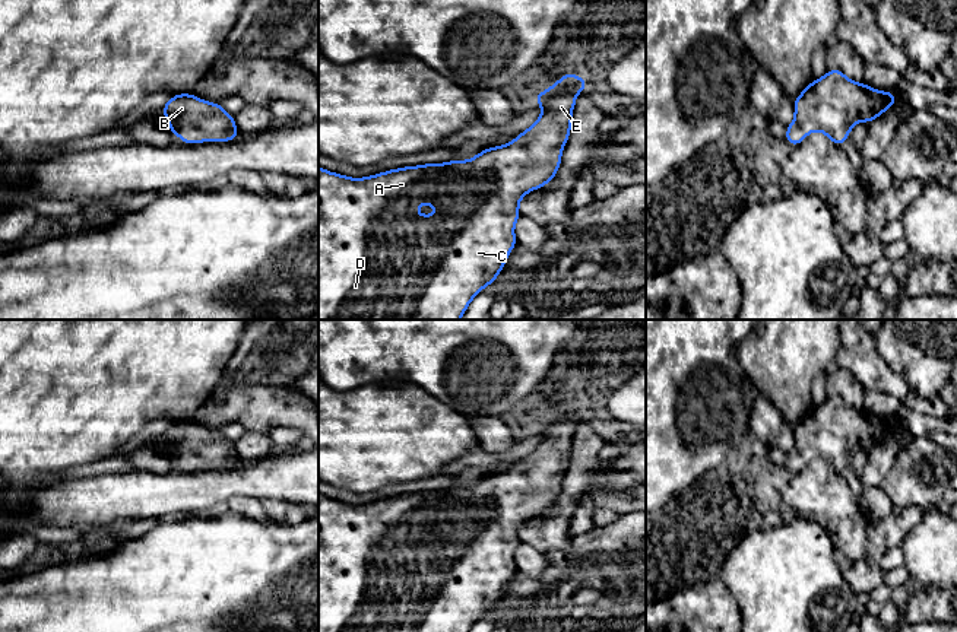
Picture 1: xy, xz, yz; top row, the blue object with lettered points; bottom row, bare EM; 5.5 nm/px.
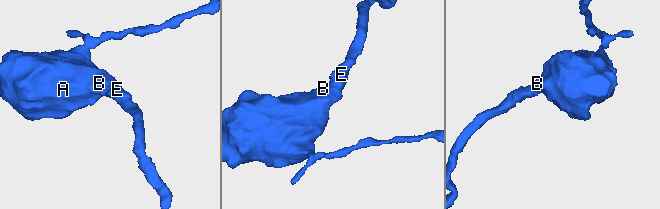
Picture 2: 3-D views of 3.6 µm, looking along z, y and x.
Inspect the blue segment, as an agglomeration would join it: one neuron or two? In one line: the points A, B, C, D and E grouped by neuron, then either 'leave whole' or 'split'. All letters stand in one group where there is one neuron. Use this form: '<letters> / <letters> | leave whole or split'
A B C D E | leave whole

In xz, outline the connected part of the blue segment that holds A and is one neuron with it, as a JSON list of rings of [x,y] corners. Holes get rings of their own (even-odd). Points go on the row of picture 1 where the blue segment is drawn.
[[[567,72],[560,80],[557,80],[549,89],[541,90],[533,101],[542,107],[541,117],[523,133],[516,136],[513,142],[503,146],[488,147],[479,152],[476,156],[469,161],[449,161],[444,163],[424,163],[416,166],[405,166],[396,168],[386,172],[380,172],[375,175],[364,177],[364,178],[349,178],[346,175],[340,175],[336,172],[326,171],[319,166],[319,320],[460,320],[465,311],[468,309],[472,299],[488,285],[492,285],[498,276],[498,273],[506,267],[506,261],[510,255],[510,251],[517,245],[517,239],[514,236],[514,225],[520,217],[519,203],[525,194],[545,187],[554,177],[557,175],[561,165],[563,147],[568,142],[570,130],[571,130],[571,115],[576,105],[576,98],[580,92],[583,92],[587,86],[587,79],[579,77],[571,72]],[[421,204],[435,204],[437,212],[431,216],[418,215],[413,209]]]

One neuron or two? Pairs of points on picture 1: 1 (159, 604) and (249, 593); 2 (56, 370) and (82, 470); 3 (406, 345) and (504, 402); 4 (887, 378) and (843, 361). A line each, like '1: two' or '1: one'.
1: one
2: two
3: one
4: one

